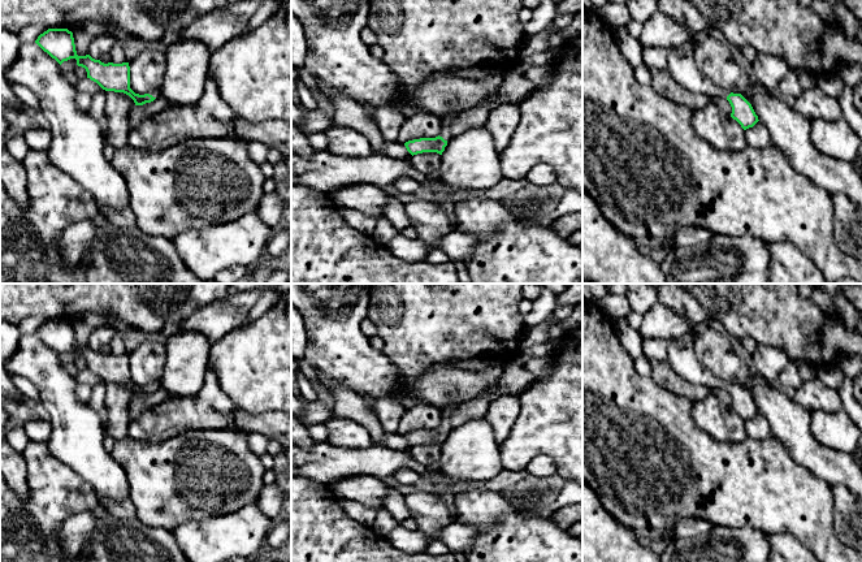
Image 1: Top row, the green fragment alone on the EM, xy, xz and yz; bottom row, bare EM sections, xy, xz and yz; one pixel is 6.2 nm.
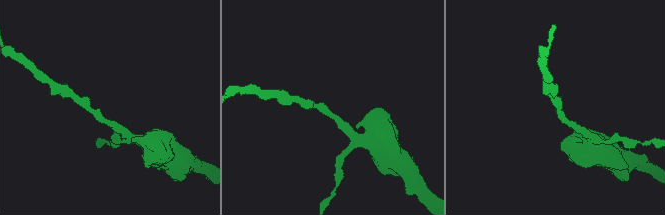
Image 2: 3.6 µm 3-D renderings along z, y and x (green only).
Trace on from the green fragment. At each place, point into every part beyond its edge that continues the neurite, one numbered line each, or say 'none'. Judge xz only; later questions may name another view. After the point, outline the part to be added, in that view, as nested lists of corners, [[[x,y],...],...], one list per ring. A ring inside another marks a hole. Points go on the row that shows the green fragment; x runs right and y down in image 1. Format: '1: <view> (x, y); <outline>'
1: xz (446, 121); [[[450,109],[449,113],[441,118],[441,134],[439,134],[439,137],[442,137],[447,142],[451,139],[451,134],[450,134],[451,124],[454,122],[454,120],[458,116],[459,114],[454,109]]]

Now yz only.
1: yz (681, 64); [[[683,43],[668,49],[668,68],[673,78],[685,88],[702,92],[710,98],[727,99],[728,90],[715,85],[697,66],[690,43]]]

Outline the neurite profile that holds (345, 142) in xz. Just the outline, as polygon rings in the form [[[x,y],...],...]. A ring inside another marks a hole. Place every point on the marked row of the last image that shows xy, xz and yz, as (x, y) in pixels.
[[[333,125],[325,131],[328,152],[341,157],[363,157],[373,152],[369,140],[348,126]]]

